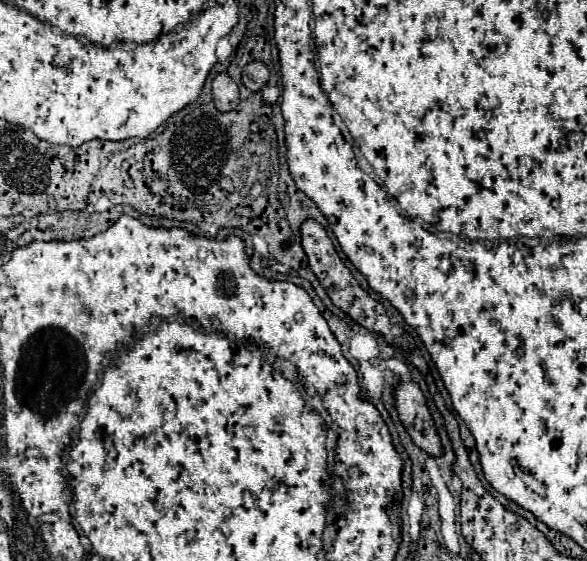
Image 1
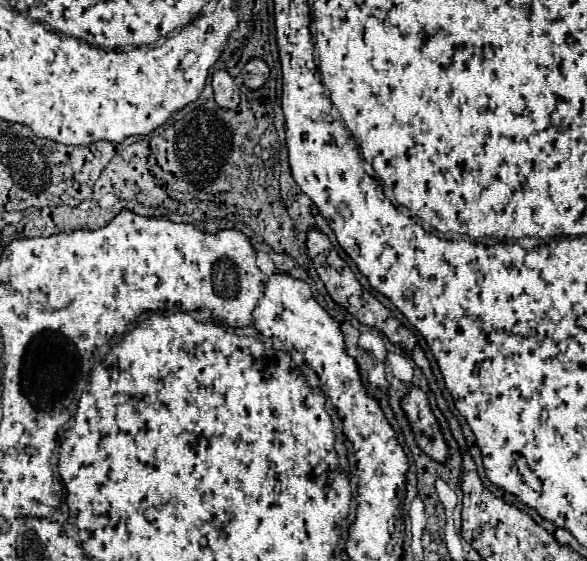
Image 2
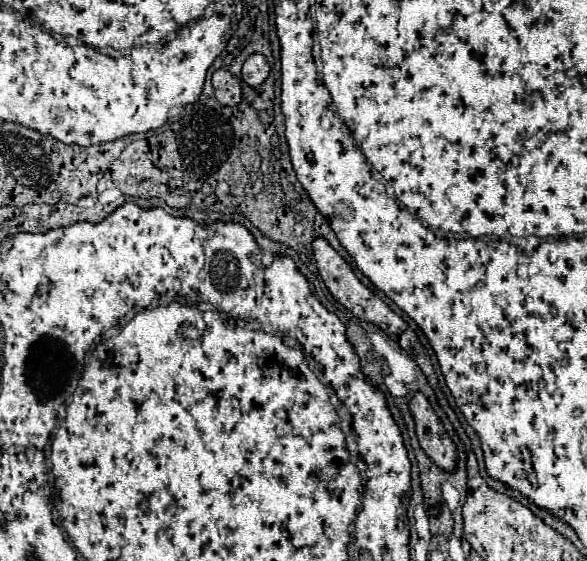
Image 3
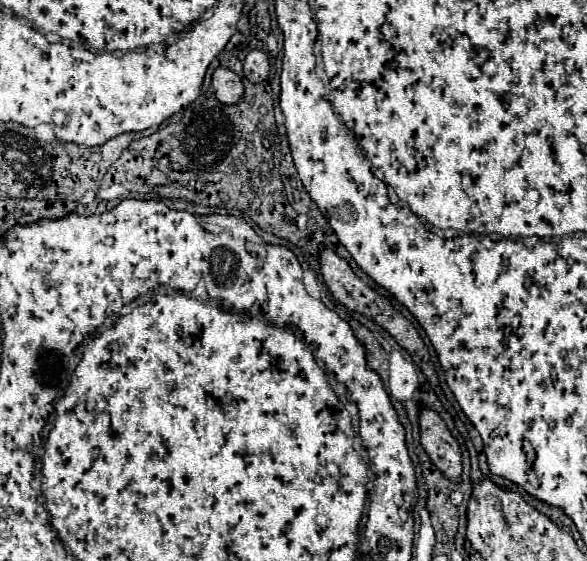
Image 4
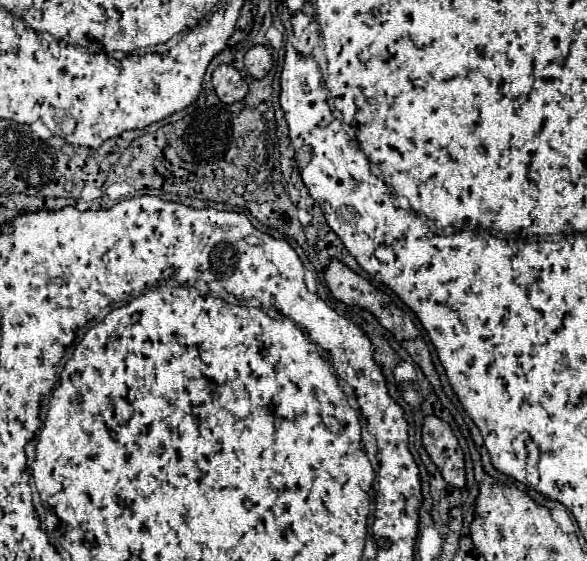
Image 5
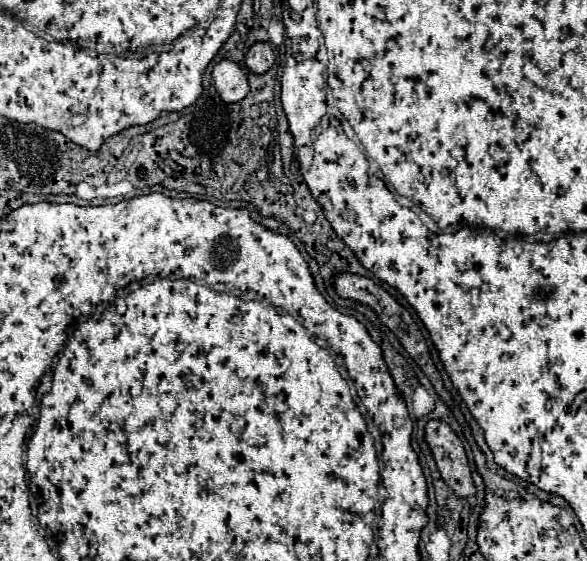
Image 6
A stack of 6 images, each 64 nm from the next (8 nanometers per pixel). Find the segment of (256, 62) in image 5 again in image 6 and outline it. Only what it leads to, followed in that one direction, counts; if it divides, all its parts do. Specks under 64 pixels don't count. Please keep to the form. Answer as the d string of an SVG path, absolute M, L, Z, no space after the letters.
M256 42L248 52L246 52L246 66L254 74L264 74L270 66L274 64L274 52L268 42Z

